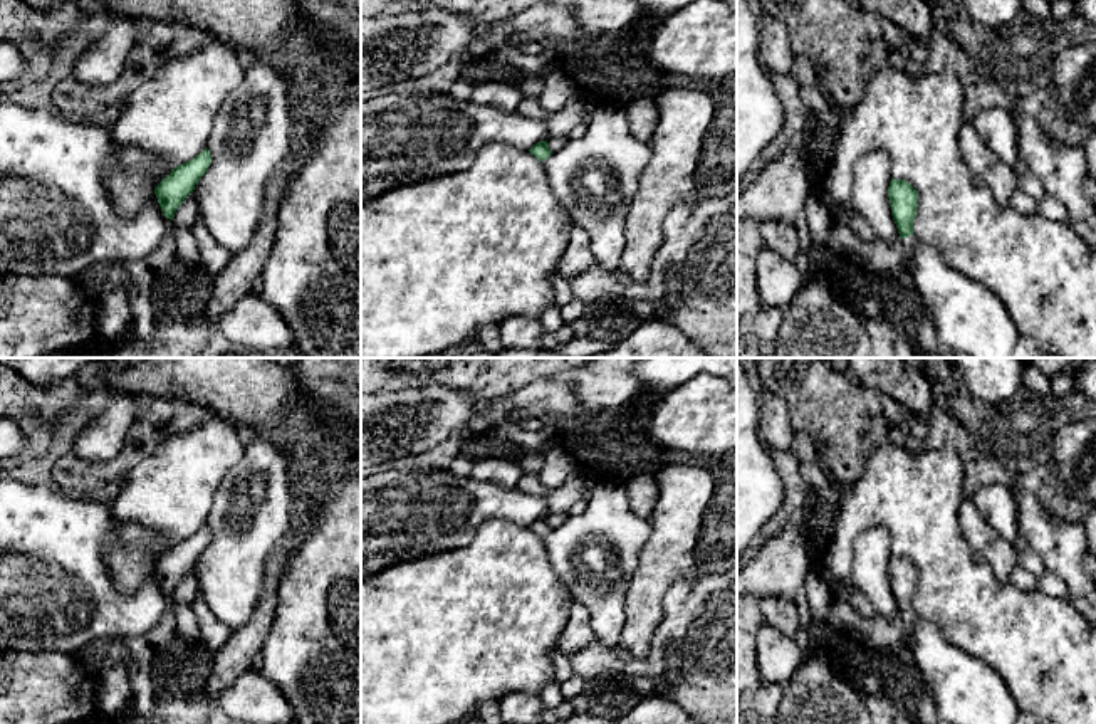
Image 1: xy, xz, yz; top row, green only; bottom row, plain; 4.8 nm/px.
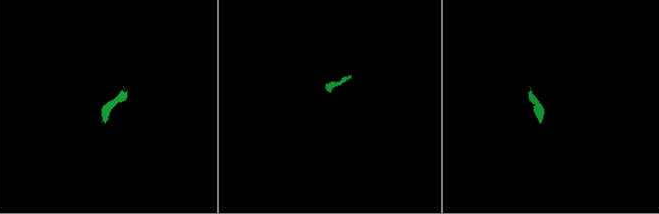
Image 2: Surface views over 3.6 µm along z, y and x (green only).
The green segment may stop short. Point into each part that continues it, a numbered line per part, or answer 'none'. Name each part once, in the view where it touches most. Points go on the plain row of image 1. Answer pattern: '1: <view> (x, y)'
1: yz (907, 620)

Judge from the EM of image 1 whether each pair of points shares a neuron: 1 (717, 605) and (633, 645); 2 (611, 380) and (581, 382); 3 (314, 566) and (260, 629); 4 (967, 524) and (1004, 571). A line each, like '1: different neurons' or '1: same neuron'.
1: different neurons
2: same neuron
3: different neurons
4: same neuron

